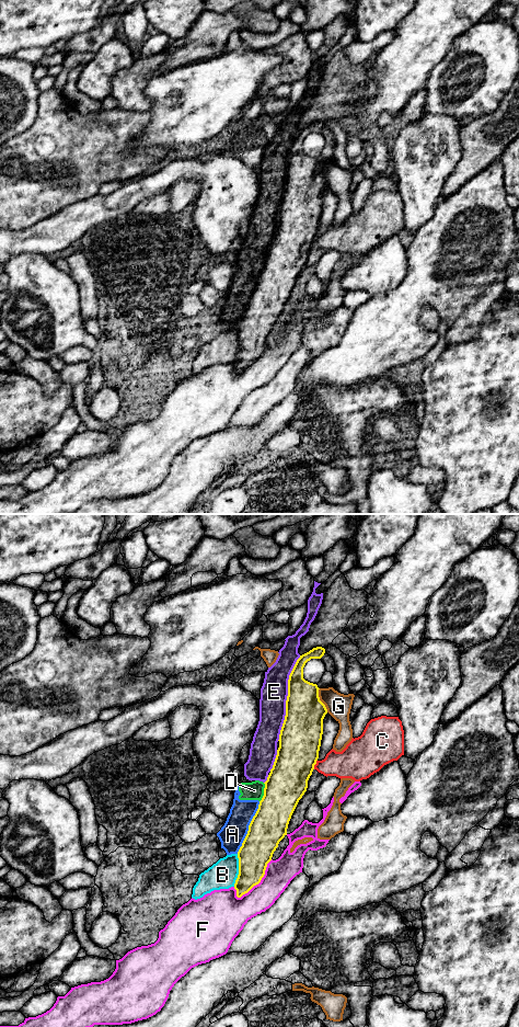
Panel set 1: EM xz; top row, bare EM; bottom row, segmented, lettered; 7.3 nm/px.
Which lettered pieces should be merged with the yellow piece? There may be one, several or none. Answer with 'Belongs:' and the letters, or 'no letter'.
Belongs: no letter

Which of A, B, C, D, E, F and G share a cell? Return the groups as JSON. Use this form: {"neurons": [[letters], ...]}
{"neurons": [["A", "D", "E"], ["B"], ["C"], ["F"], ["G"]]}

